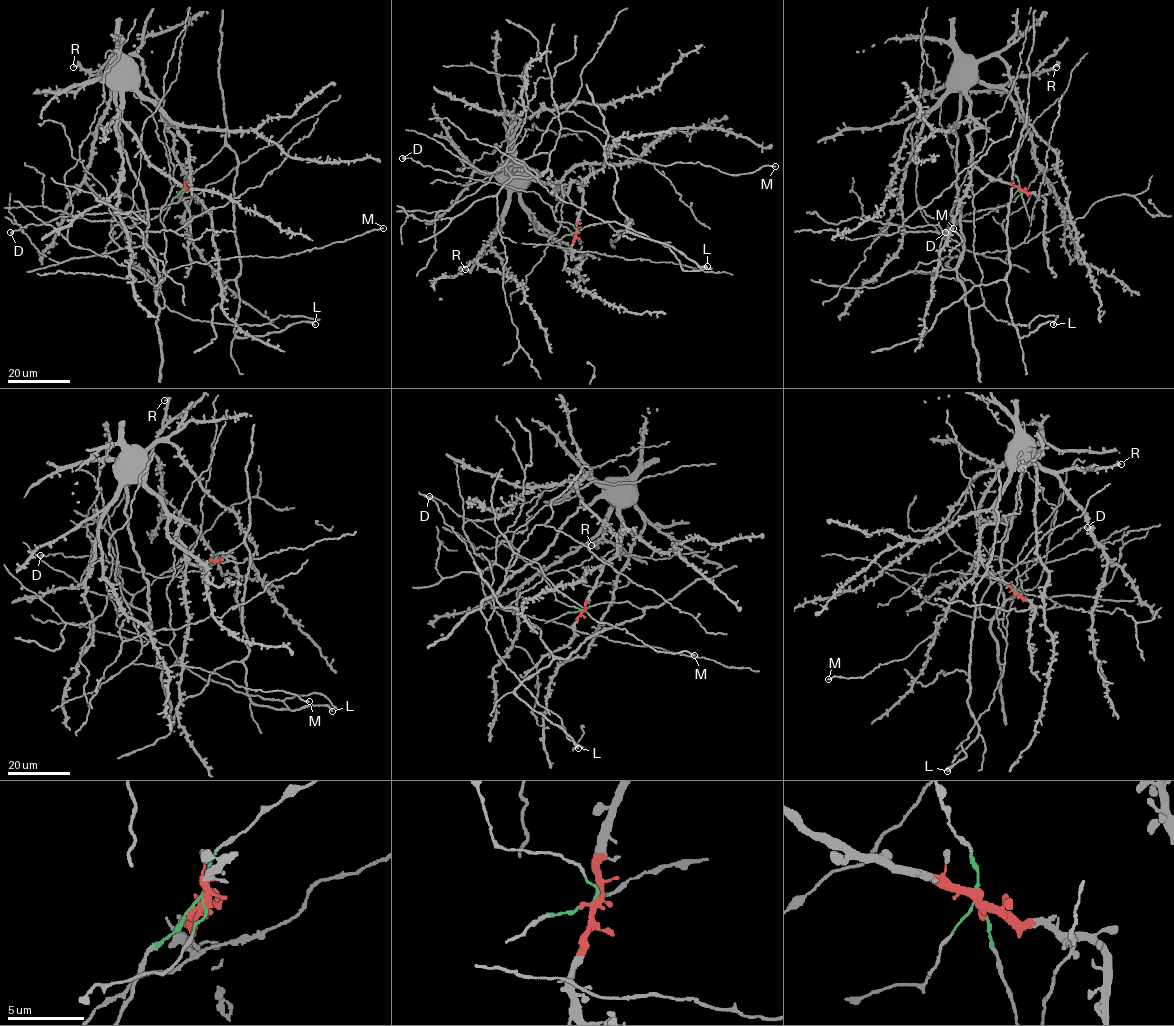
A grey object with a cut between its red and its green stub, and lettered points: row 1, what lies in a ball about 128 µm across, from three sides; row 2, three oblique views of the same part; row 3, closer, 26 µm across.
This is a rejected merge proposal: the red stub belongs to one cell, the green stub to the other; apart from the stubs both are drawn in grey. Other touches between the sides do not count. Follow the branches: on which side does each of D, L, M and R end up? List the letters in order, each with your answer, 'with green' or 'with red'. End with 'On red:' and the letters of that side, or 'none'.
D: with green
L: with green
M: with red
R: with red
On red: M, R

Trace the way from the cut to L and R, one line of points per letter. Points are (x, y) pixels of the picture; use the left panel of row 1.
L: (182, 189), (187, 178), (224, 146), (235, 153), (240, 263), (235, 334), (262, 336), (303, 321), (315, 324)
R: (183, 189), (189, 180), (188, 143), (173, 125), (135, 90), (119, 82), (110, 85), (102, 77), (73, 67)

